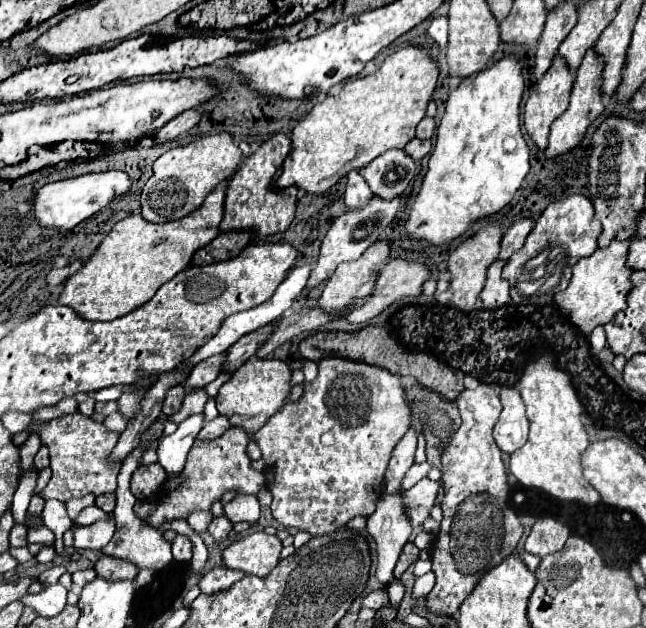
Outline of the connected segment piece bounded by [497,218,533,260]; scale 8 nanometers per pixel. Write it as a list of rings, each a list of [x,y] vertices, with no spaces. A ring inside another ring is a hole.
[[[529,218],[527,220],[517,220],[505,232],[505,236],[501,240],[501,252],[499,252],[497,260],[509,260],[509,256],[523,246],[523,242],[525,242],[527,234],[531,232],[531,228],[533,228],[533,220],[529,220]]]

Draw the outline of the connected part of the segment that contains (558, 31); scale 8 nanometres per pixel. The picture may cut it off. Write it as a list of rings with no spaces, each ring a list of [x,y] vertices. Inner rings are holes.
[[[567,2],[563,6],[557,6],[547,14],[547,22],[543,28],[543,34],[539,38],[537,54],[535,54],[535,68],[533,74],[539,80],[551,66],[553,58],[557,56],[559,44],[567,38],[567,34],[577,24],[577,10],[575,2]]]

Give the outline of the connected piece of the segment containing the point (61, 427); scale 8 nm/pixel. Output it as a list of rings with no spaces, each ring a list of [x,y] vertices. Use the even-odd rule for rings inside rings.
[[[81,412],[43,422],[35,428],[35,432],[39,434],[41,444],[49,448],[49,468],[53,472],[49,484],[39,492],[43,500],[55,498],[55,500],[67,502],[69,498],[81,498],[87,494],[99,496],[99,494],[115,492],[117,474],[123,462],[107,462],[107,458],[115,448],[119,434],[109,432],[103,426],[103,422],[83,416]]]

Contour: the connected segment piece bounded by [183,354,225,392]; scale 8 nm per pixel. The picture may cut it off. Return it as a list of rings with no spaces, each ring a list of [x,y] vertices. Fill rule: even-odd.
[[[217,354],[217,356],[211,356],[211,358],[203,360],[201,364],[197,364],[197,366],[191,370],[187,382],[183,384],[185,390],[191,392],[191,390],[203,388],[203,386],[207,386],[209,382],[213,382],[213,380],[219,376],[219,372],[221,372],[223,360],[225,360],[225,354]]]

